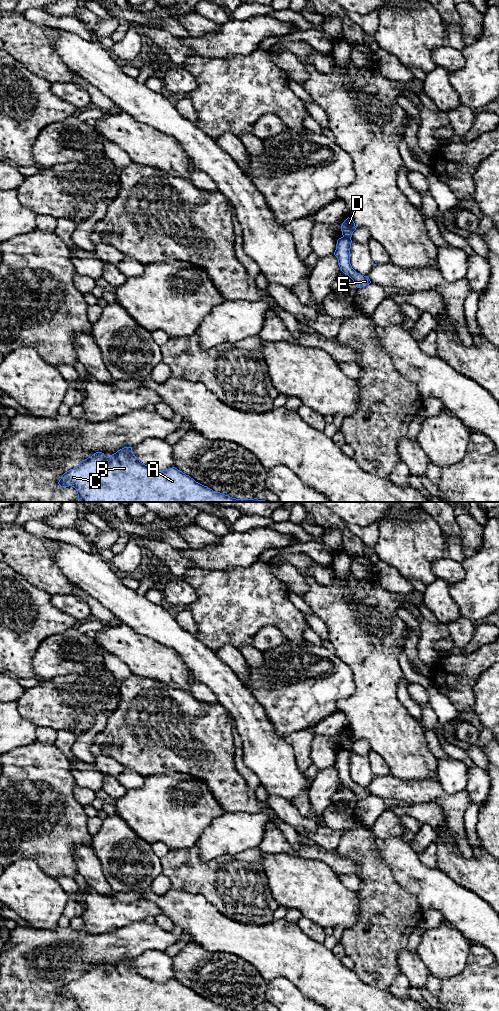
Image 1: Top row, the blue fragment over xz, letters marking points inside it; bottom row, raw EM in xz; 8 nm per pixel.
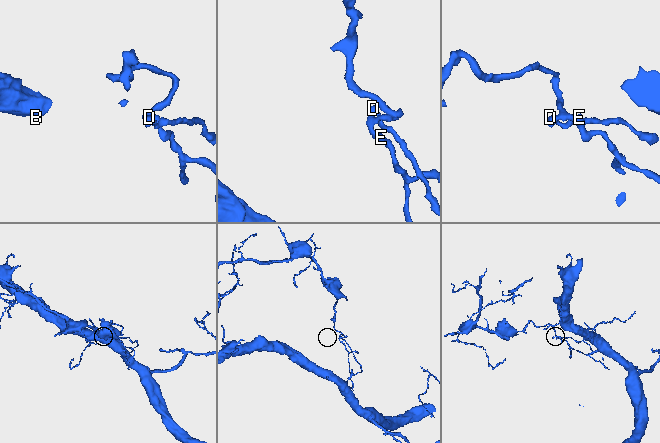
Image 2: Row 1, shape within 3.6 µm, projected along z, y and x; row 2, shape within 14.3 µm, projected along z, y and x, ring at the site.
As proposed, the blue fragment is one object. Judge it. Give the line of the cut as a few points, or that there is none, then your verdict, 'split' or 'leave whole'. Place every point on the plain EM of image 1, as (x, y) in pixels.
cut in xz along (343, 748), (350, 751); split

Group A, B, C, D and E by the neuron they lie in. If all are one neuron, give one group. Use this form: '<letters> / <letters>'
A B C D / E

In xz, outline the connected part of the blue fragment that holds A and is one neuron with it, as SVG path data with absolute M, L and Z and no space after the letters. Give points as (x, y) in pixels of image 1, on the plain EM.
M124 959L110 969L96 964L65 984L58 996L74 999L78 1011L236 1011L213 1003L175 979L166 982L151 980L132 965L132 959Z

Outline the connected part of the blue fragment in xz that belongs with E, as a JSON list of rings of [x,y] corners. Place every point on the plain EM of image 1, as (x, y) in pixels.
[[[341,749],[337,752],[336,762],[334,767],[338,771],[338,776],[341,783],[348,787],[356,796],[357,800],[362,800],[371,795],[368,788],[357,785],[350,776],[350,760],[352,752]]]

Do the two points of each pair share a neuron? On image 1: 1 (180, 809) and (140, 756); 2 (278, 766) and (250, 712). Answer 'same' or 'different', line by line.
1: different
2: same

